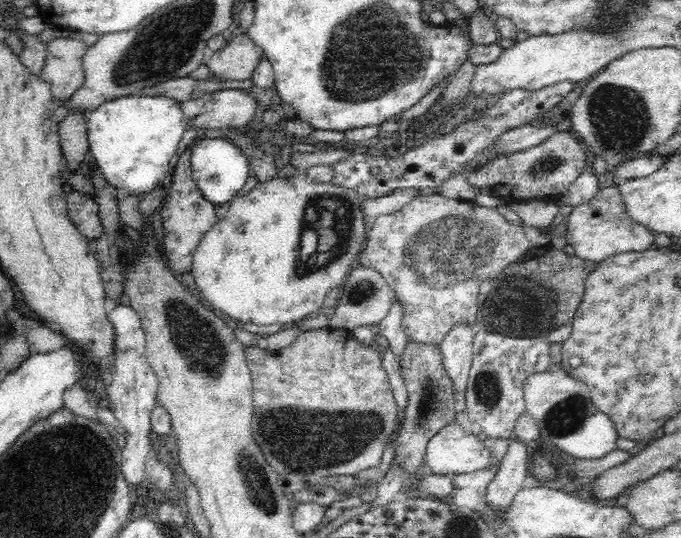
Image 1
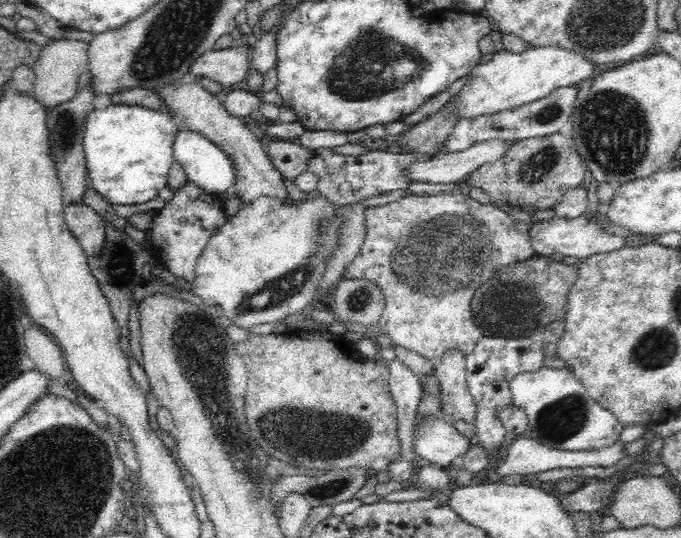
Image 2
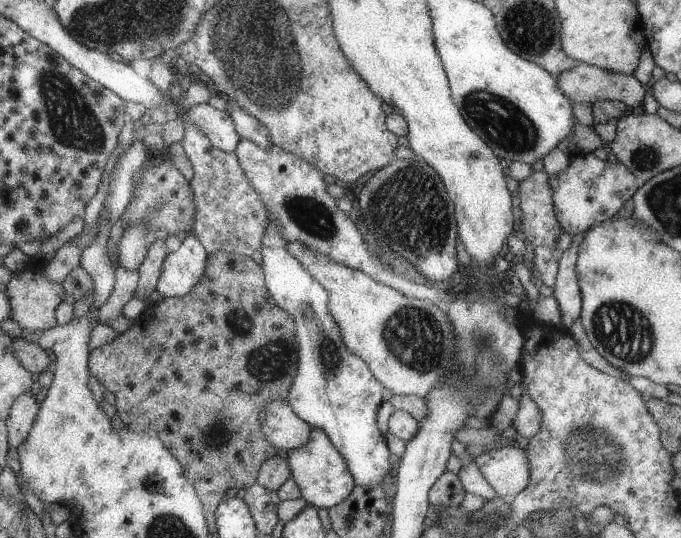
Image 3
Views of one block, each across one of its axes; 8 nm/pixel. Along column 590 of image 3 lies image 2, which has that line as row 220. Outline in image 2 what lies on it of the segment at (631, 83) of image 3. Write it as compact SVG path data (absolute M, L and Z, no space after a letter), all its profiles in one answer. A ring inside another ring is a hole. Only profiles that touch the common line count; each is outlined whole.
M83 201L64 207L63 215L68 229L81 244L87 258L99 256L105 240L105 221Z

